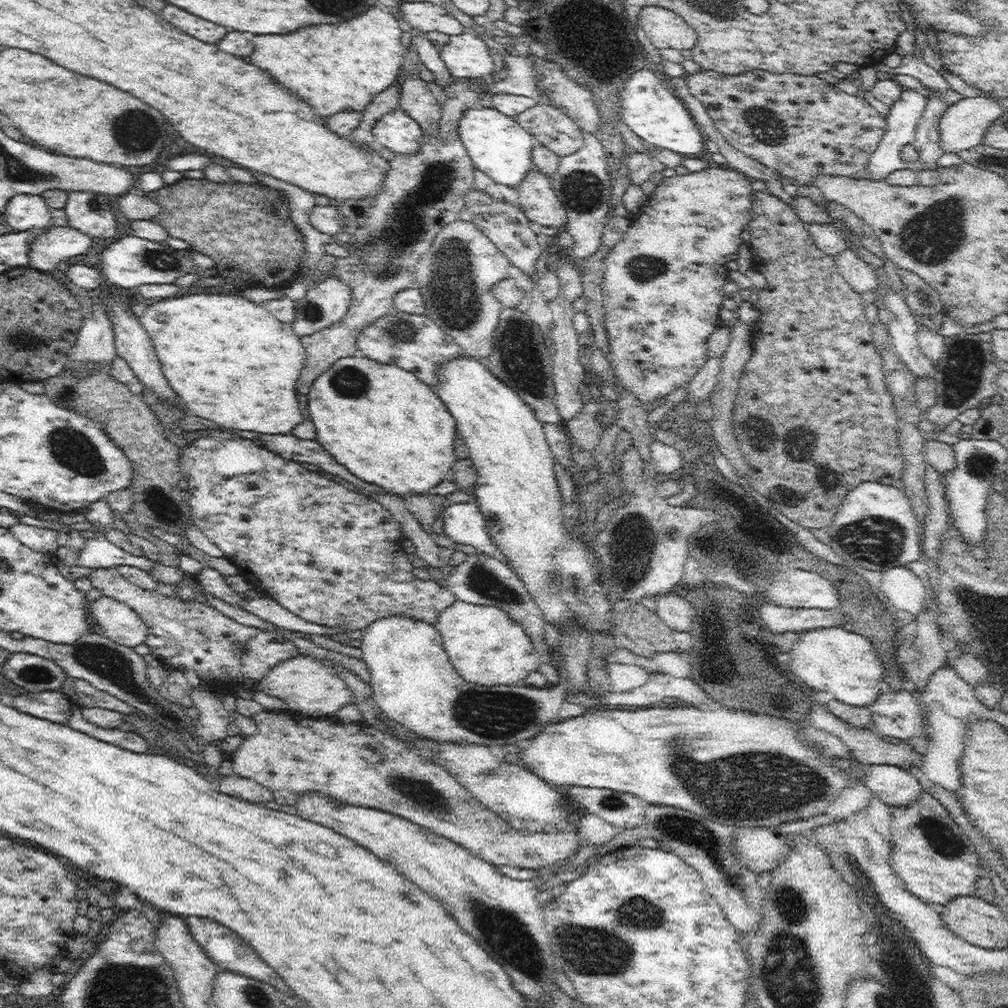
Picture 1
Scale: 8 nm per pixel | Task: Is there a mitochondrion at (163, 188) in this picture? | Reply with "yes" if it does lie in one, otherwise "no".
no

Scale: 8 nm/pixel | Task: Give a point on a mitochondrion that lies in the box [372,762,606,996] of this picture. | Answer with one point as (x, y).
(505, 935)

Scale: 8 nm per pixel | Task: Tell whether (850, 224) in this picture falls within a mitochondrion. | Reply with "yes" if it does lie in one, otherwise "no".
no

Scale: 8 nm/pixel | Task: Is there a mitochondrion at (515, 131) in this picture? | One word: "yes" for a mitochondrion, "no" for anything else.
no

